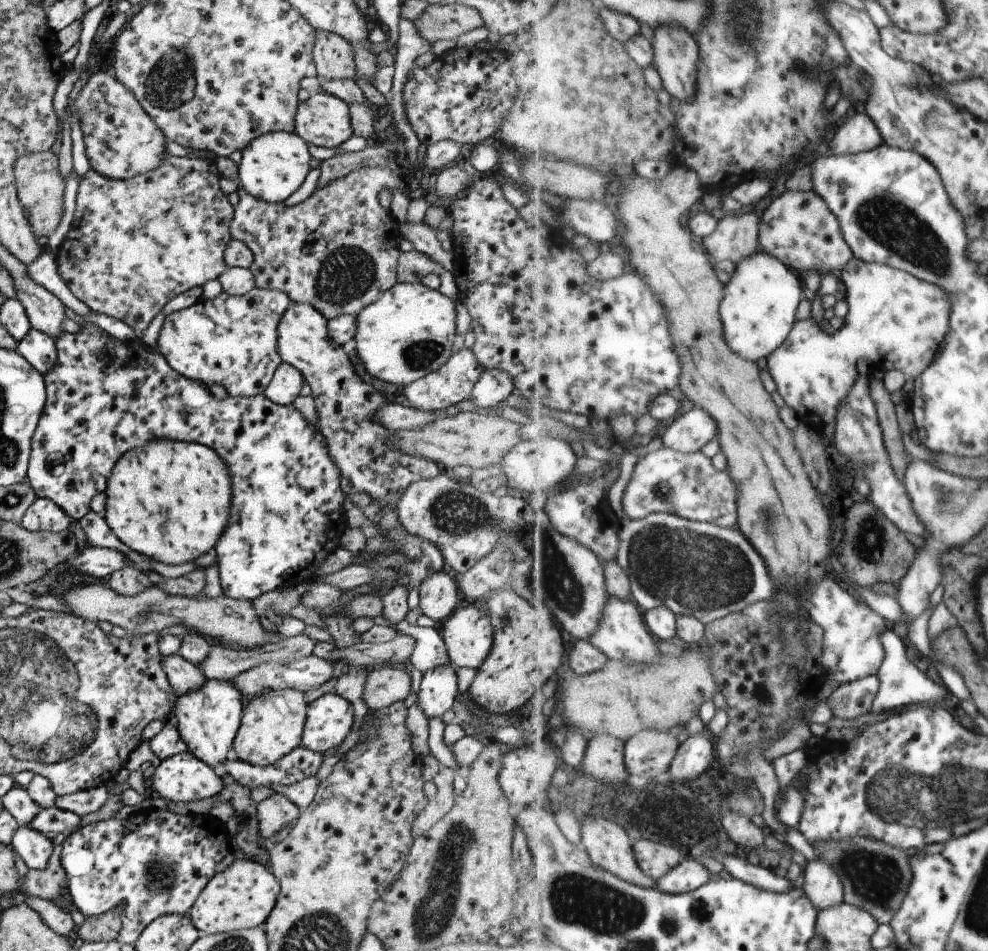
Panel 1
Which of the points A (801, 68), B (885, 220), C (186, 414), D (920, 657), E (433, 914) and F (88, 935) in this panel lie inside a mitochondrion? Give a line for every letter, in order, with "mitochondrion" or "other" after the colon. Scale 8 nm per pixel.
A: other
B: mitochondrion
C: mitochondrion
D: other
E: mitochondrion
F: other

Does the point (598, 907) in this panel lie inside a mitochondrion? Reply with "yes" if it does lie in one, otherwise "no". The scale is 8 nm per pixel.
yes

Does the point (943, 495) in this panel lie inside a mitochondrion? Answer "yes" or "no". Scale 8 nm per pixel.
yes

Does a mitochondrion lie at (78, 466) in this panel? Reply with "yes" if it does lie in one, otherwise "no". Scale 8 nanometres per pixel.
no

